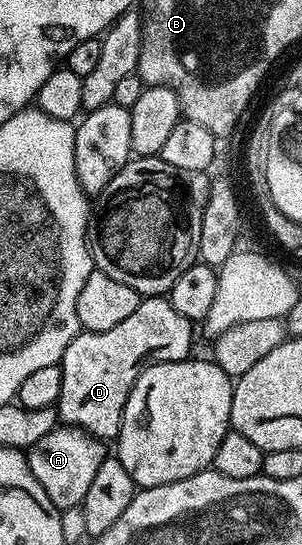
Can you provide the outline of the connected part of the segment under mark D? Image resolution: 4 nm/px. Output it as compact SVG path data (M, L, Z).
M140 298L137 309L104 331L83 331L65 349L57 415L66 426L78 428L100 441L118 440L125 401L145 368L188 358L192 320L173 309L170 298Z

